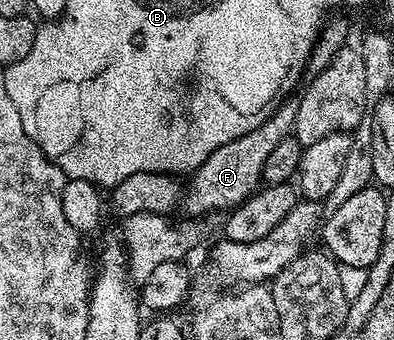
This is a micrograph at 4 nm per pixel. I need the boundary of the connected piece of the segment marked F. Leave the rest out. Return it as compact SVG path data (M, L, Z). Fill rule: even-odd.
M284 98L271 115L261 125L257 125L257 129L213 149L211 156L200 167L194 168L190 176L191 184L188 187L186 184L185 194L181 199L182 210L187 210L184 212L188 216L207 217L210 211L230 212L232 207L238 207L259 190L263 183L265 157L273 153L277 141L288 138L294 132L299 100L290 98Z

